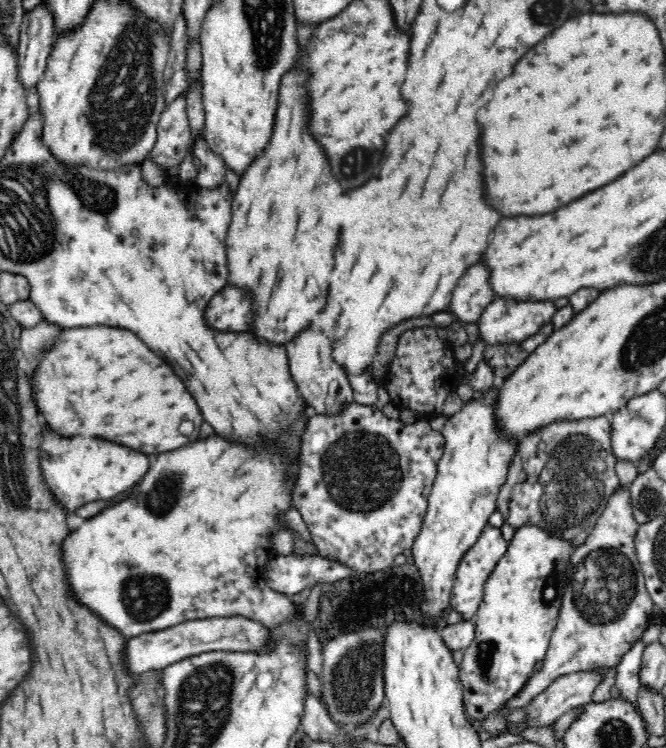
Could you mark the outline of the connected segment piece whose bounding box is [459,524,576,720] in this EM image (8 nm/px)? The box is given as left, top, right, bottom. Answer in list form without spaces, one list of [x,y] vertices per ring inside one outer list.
[[[524,524],[515,530],[504,556],[492,570],[485,584],[483,601],[475,614],[475,638],[464,650],[459,667],[459,679],[463,686],[463,704],[466,717],[483,720],[506,707],[528,684],[536,664],[546,657],[552,633],[555,632],[564,587],[571,575],[570,556],[575,544],[552,536],[538,524]]]

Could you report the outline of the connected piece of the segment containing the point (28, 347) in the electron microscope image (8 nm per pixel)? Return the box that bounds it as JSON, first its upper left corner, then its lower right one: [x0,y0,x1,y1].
[20,320,64,366]

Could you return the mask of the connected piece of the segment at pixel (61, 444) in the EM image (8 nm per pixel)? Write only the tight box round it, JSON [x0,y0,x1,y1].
[41,432,148,513]

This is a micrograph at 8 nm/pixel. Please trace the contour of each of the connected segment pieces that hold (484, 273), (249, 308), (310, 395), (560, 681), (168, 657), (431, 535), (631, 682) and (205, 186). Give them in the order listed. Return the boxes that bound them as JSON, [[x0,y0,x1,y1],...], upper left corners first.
[[448,260,496,331],[205,285,254,332],[285,328,355,416],[523,672,608,728],[124,615,273,677],[411,381,518,624],[615,638,646,705],[190,133,226,190]]

